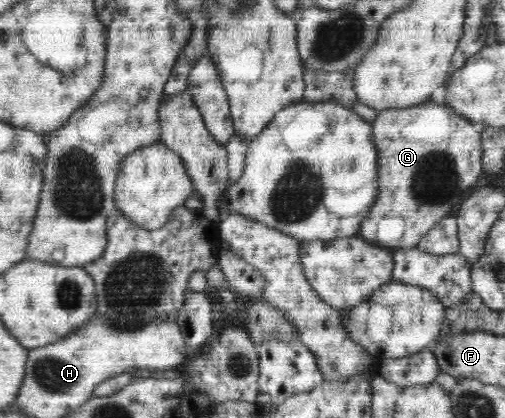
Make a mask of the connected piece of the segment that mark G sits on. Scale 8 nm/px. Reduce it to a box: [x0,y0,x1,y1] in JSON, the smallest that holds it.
[357,100,483,252]

